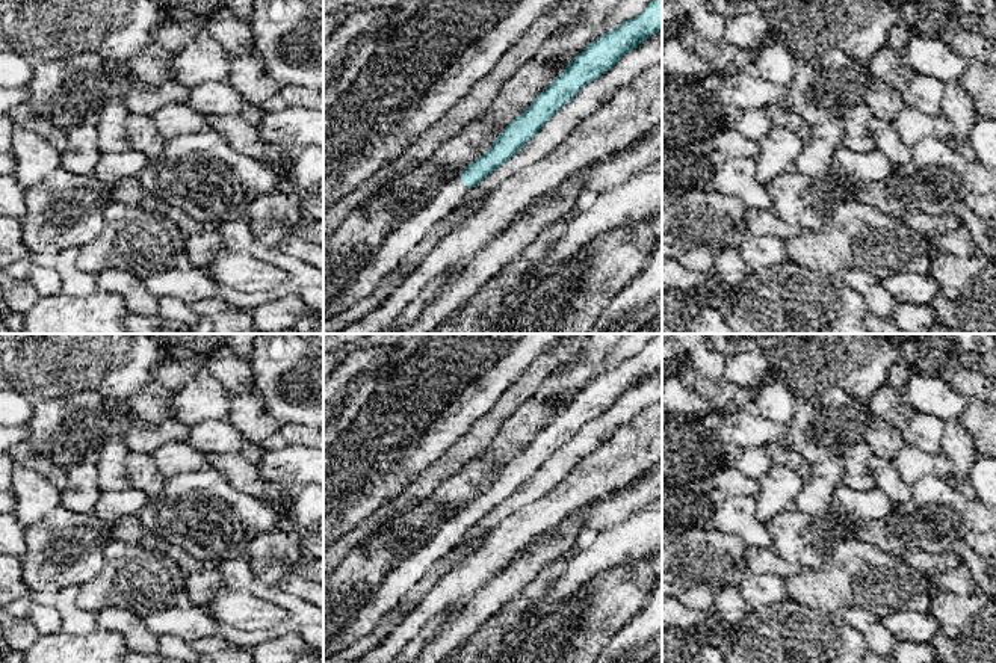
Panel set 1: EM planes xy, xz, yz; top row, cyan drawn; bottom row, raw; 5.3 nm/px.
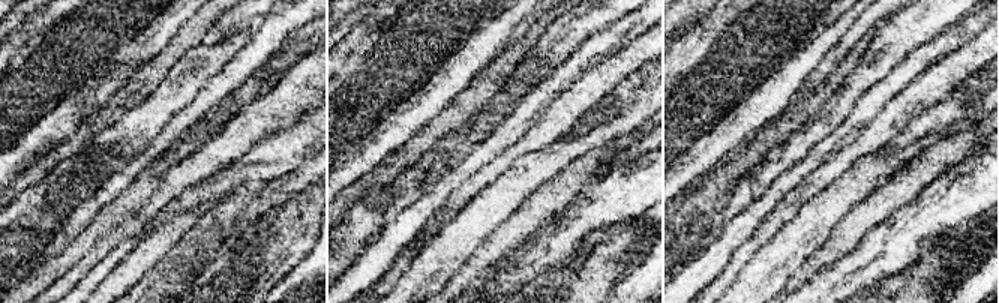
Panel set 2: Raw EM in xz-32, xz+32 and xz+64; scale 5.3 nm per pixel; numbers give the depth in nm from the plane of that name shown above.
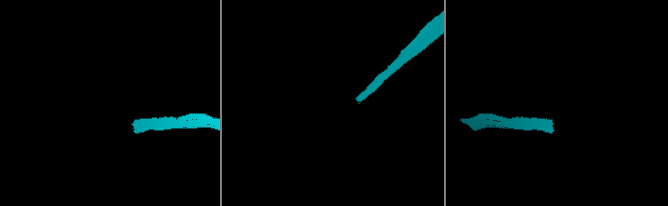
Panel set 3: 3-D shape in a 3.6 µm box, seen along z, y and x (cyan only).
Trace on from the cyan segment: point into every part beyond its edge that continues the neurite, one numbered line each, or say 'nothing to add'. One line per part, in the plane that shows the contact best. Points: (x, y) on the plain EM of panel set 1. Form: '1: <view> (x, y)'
1: xz (408, 573)

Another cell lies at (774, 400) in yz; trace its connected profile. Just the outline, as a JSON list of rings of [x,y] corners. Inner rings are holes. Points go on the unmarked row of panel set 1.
[[[775,379],[757,391],[753,405],[769,420],[787,424],[795,411],[796,397]]]

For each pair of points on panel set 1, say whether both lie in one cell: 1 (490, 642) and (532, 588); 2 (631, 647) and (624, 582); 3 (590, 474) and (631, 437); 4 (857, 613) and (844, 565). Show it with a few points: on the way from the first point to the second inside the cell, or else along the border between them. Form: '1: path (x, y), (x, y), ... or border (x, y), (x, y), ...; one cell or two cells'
1: path (504, 629), (513, 610), (522, 601); one cell
2: border (646, 601), (603, 647); two cells
3: path (600, 467), (620, 447); one cell
4: border (841, 609), (865, 607), (881, 618); two cells

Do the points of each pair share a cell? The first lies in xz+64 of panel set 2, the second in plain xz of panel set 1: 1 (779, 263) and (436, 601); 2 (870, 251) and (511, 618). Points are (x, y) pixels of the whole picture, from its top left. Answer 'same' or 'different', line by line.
1: same
2: different

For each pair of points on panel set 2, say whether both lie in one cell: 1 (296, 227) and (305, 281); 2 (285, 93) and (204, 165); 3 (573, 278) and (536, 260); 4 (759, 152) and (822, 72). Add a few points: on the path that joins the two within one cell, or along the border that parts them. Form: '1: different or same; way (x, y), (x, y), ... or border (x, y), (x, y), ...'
1: different; border (311, 248), (278, 284)
2: same; way (266, 113), (224, 147)
3: different; border (582, 246), (570, 261), (546, 270), (524, 285)
4: different; border (822, 83), (806, 92), (795, 105), (786, 110)

